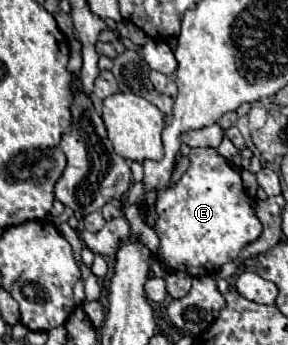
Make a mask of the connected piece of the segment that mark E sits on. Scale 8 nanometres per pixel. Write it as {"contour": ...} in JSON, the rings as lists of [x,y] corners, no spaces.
{"contour":[[[212,147],[206,149],[192,149],[190,155],[190,167],[182,175],[182,179],[174,185],[174,189],[162,189],[156,197],[156,215],[158,219],[154,221],[154,231],[160,237],[160,247],[154,253],[156,259],[160,259],[168,271],[184,271],[192,277],[200,271],[212,271],[216,267],[222,267],[224,263],[232,261],[238,257],[238,253],[256,241],[260,225],[258,217],[254,215],[252,201],[242,185],[240,173],[234,171],[228,161]]]}

